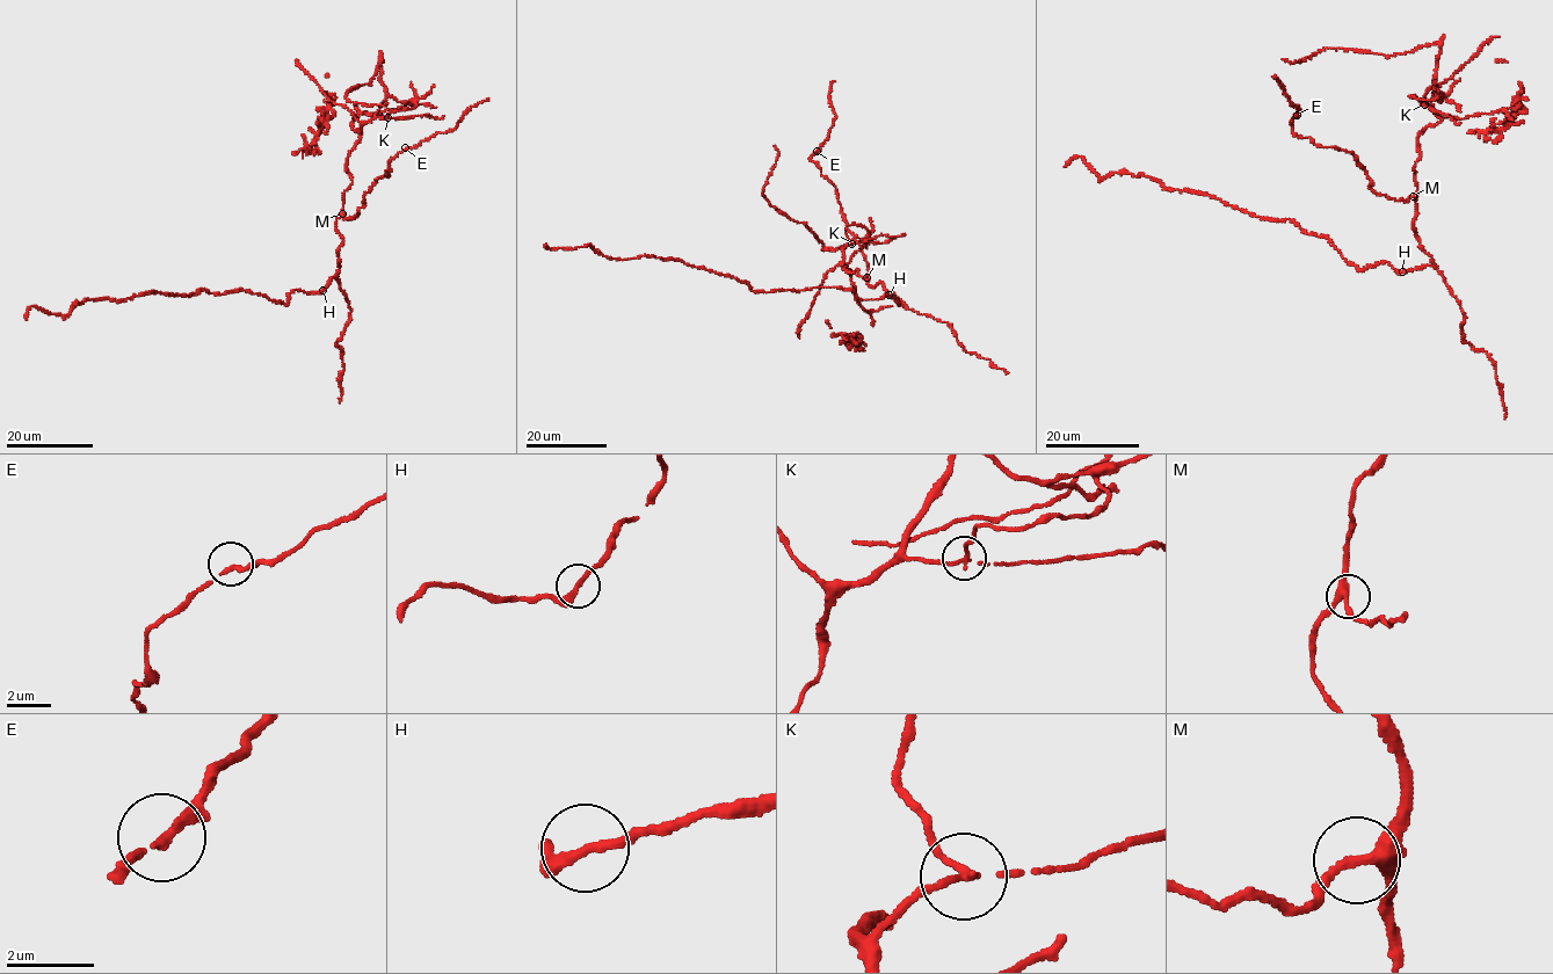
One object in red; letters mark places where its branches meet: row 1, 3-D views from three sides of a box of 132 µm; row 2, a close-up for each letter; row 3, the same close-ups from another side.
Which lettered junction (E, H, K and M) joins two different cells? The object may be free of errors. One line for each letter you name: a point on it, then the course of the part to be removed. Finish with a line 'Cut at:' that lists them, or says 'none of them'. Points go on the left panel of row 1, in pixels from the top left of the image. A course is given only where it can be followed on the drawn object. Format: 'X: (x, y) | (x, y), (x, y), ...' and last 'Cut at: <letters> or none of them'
K: (387, 117) | (387, 117), (390, 111), (414, 108), (416, 104), (413, 100), (398, 108), (365, 114)
Cut at: K

